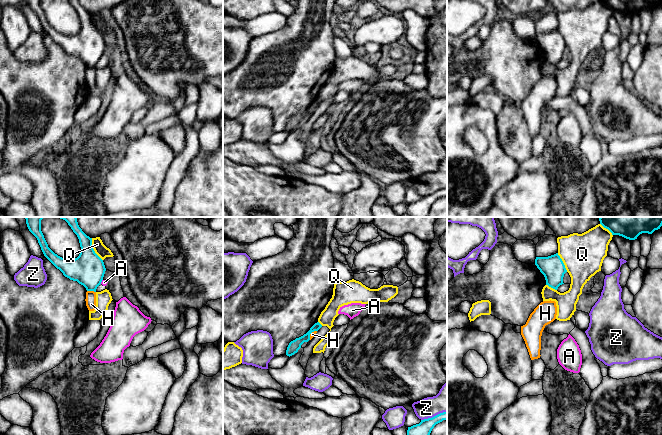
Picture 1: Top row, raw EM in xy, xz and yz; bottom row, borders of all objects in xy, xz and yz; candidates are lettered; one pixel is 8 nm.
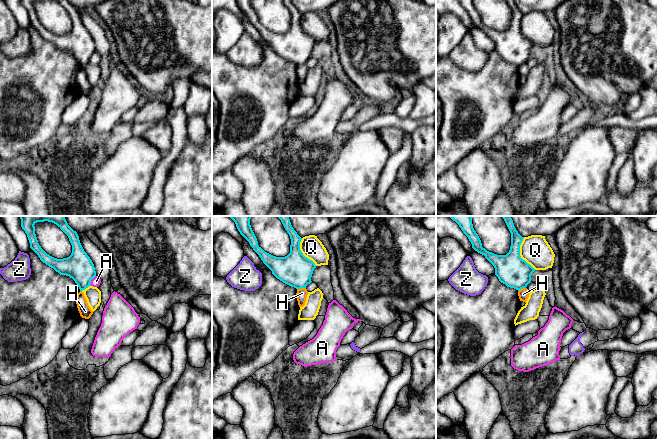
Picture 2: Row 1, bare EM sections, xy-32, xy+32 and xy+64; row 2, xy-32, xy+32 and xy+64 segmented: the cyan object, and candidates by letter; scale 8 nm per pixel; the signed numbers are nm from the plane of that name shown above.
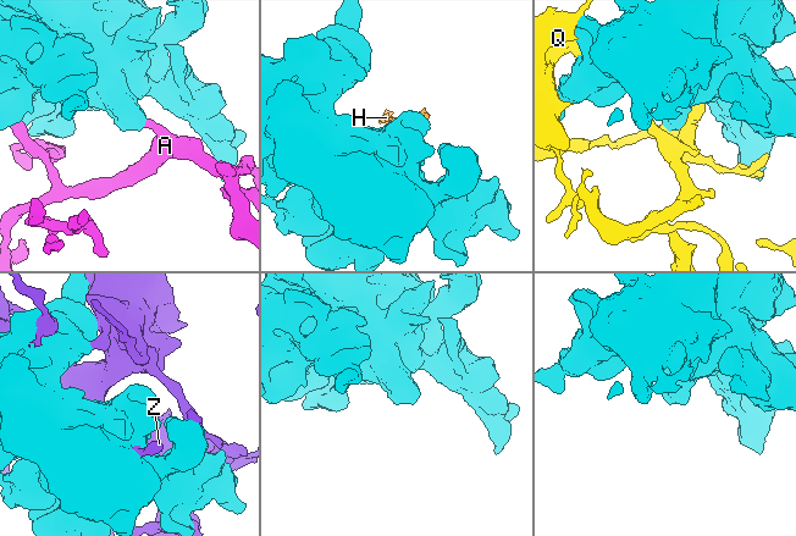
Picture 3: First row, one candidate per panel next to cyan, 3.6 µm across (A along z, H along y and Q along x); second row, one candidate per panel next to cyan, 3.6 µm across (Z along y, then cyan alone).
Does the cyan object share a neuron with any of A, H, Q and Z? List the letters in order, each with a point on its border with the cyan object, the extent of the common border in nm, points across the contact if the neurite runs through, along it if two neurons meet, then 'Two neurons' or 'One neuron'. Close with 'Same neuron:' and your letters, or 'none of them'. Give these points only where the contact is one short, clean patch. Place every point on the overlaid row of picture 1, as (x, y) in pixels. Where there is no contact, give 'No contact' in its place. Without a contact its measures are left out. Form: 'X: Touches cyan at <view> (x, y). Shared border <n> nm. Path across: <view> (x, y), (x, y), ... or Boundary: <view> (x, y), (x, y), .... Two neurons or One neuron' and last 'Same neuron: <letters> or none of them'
A: Touches cyan at xy (101, 281). Shared border 40 nm. Two neurons
H: Touches cyan at xy (91, 290). Shared border 70 nm. Boundary: xy (87, 290), (95, 292). Two neurons
Q: Touches cyan at xy (93, 249). Shared border 200 nm. Two neurons
Z: Touches cyan at xz (434, 416). Shared border 220 nm. Two neurons
Same neuron: none of them

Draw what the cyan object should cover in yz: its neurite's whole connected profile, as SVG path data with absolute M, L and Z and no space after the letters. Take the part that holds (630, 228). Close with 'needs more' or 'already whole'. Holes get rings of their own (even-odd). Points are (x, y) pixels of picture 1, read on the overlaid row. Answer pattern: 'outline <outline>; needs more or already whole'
outline M600 217L600 224L612 235L635 240L642 233L652 234L662 226L662 217Z; already whole

